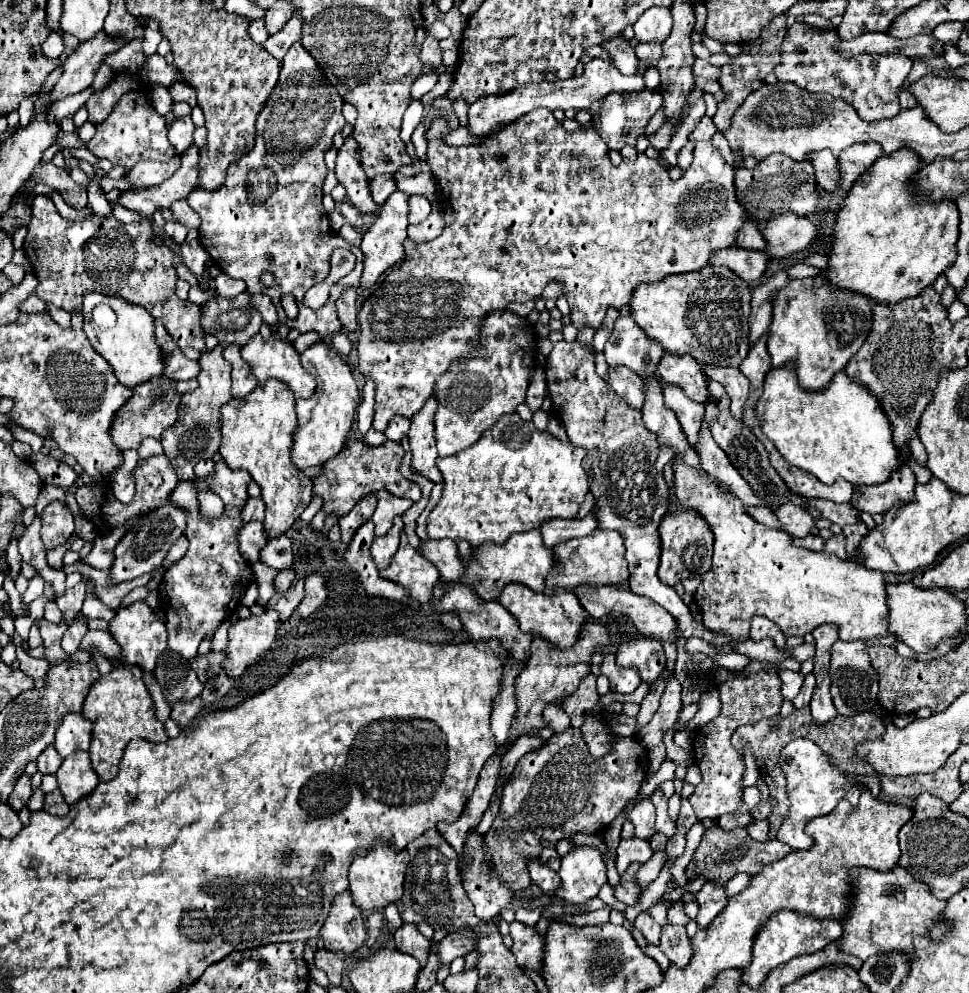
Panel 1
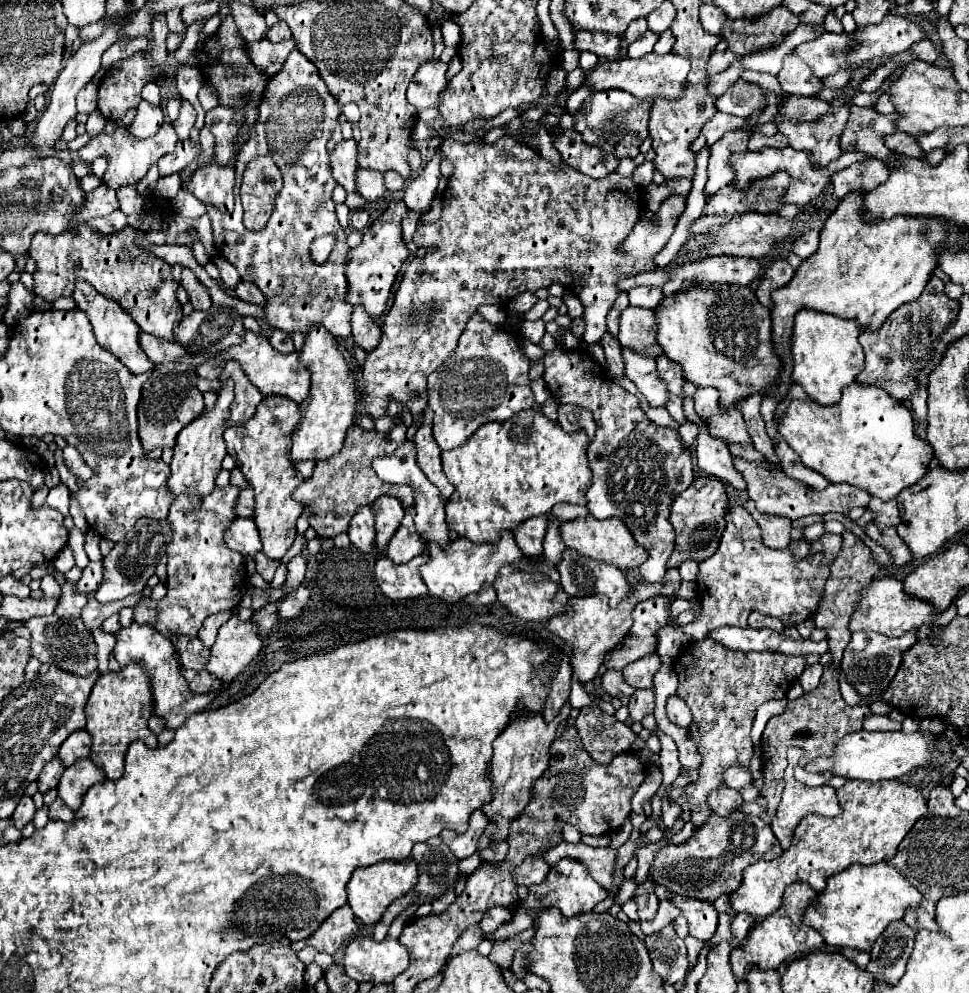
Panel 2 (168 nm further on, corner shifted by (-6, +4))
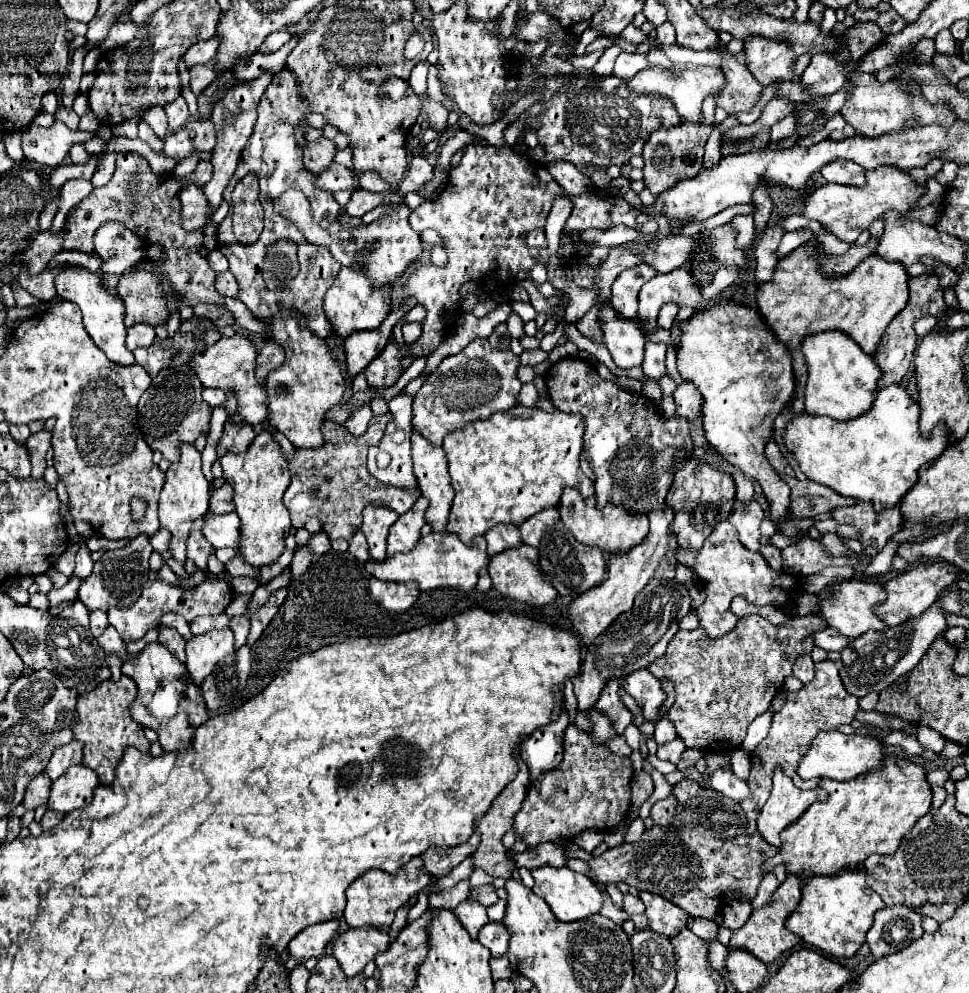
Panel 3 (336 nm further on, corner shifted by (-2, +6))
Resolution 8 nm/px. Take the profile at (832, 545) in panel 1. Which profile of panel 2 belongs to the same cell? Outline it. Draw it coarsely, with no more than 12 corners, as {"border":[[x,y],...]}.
{"border":[[823,533],[811,543],[809,557],[823,553],[831,565],[841,551],[841,535]]}

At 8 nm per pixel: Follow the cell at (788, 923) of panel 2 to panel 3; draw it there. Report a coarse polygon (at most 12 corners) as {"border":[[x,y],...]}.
{"border":[[789,875],[733,933],[731,949],[773,963],[801,943],[785,927],[801,899]]}

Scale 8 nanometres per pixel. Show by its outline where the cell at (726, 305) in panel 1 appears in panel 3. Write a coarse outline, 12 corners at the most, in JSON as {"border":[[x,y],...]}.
{"border":[[733,299],[679,321],[677,369],[703,395],[707,441],[771,503],[765,457],[793,395],[791,353]]}

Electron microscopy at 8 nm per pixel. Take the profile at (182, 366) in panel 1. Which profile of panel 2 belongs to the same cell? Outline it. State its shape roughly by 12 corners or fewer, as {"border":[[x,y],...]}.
{"border":[[139,333],[139,345],[153,365],[187,355],[175,341]]}

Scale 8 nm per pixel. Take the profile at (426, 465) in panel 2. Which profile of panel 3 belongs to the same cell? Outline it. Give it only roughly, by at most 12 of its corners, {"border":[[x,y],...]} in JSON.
{"border":[[413,431],[413,471],[433,531],[447,531],[453,487],[441,447]]}

